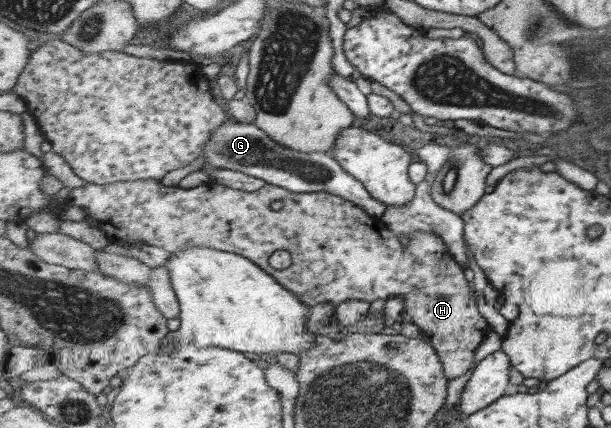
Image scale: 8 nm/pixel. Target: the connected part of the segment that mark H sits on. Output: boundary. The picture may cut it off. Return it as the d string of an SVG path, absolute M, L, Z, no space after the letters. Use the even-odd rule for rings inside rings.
M143 179L138 181L114 182L106 185L87 182L84 187L72 189L67 199L68 204L80 206L83 210L86 210L88 216L92 218L90 222L101 229L113 243L119 244L119 242L122 242L122 244L133 244L134 242L144 242L151 246L160 246L170 253L184 250L184 248L192 248L192 246L206 246L207 248L214 248L215 250L233 252L241 256L245 255L245 258L249 258L249 260L255 262L260 268L267 271L268 274L271 274L281 283L281 286L285 286L289 292L293 292L301 302L307 303L310 308L325 302L331 302L335 304L335 306L339 306L339 304L347 302L348 300L362 301L370 304L375 302L375 300L385 301L393 298L401 298L405 304L403 317L406 315L410 316L411 323L419 327L426 336L426 339L436 347L436 351L440 354L441 360L443 361L445 374L451 380L453 380L453 378L459 378L459 376L463 376L465 372L471 370L471 366L475 364L475 352L477 352L477 348L481 346L481 342L487 338L489 324L487 324L487 320L481 316L481 312L479 312L479 308L477 308L477 296L474 295L475 291L473 287L469 288L469 283L471 282L465 278L465 272L463 272L464 268L456 262L454 255L450 253L448 246L436 232L416 230L409 234L407 239L402 239L392 230L388 230L381 218L371 216L364 208L357 206L354 202L342 196L331 194L330 192L294 193L282 186L275 186L269 183L264 183L263 187L257 191L246 192L212 183L210 180L198 187L183 189L178 185L163 186L161 181L157 179ZM275 200L282 200L283 204L277 212L271 208L271 204L273 204ZM281 249L291 254L292 265L285 270L277 271L269 264L269 258L273 256L273 252L277 252L277 250Z

